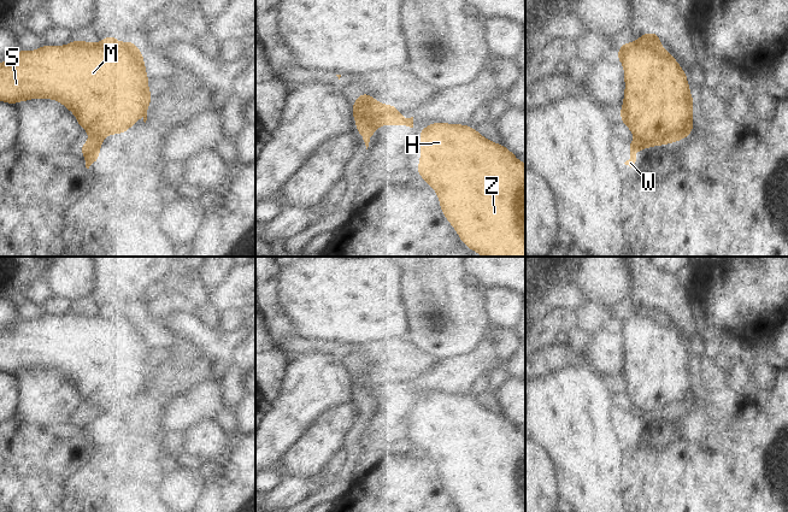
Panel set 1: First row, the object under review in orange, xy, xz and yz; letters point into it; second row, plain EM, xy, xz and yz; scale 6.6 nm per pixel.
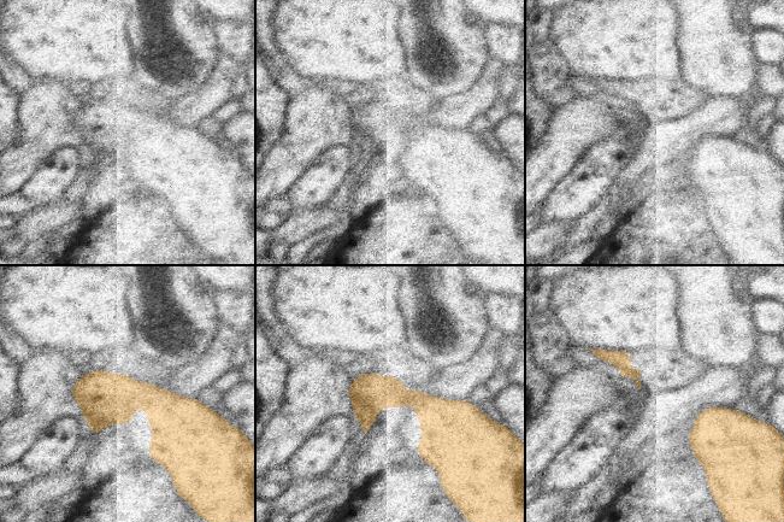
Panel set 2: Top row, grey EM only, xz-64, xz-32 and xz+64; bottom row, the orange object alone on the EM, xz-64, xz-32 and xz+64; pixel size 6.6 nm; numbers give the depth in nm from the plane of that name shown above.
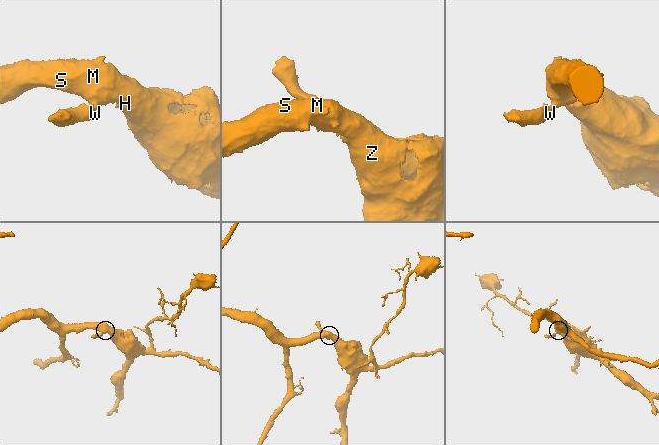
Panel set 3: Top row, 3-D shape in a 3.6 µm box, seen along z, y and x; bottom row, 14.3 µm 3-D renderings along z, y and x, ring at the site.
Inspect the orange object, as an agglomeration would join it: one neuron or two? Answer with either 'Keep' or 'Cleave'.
Cleave

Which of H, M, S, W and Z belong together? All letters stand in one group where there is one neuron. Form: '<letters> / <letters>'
H M S Z / W

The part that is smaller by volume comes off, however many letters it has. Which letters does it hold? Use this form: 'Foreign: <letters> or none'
Foreign: W

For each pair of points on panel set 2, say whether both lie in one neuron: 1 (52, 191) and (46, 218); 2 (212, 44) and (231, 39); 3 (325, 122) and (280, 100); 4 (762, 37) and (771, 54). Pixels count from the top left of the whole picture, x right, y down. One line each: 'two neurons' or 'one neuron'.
1: two neurons
2: two neurons
3: two neurons
4: one neuron

